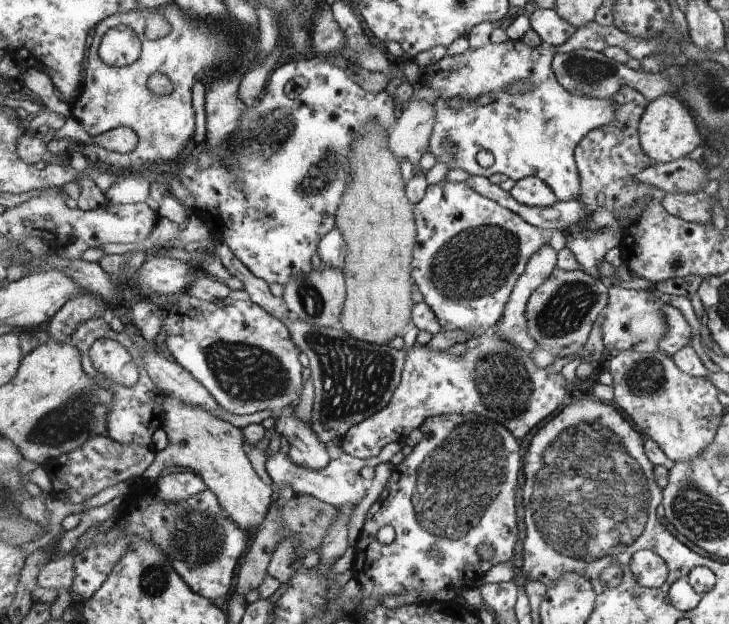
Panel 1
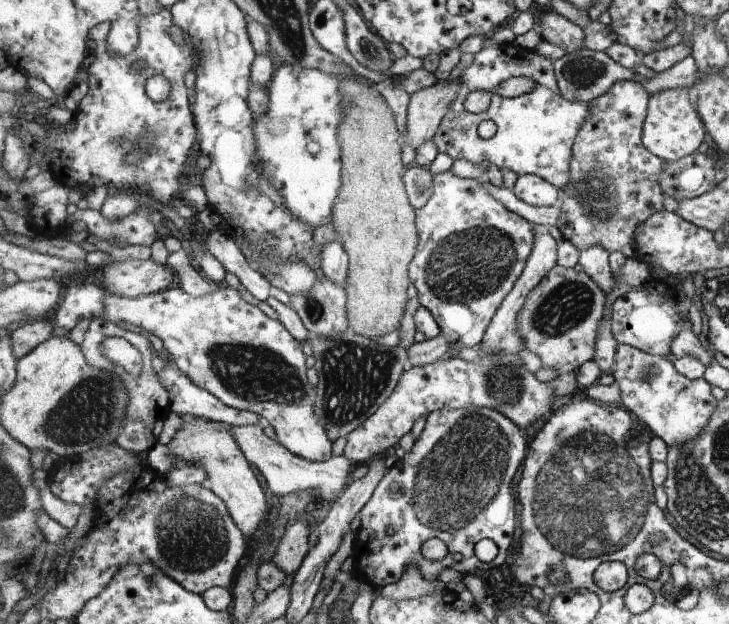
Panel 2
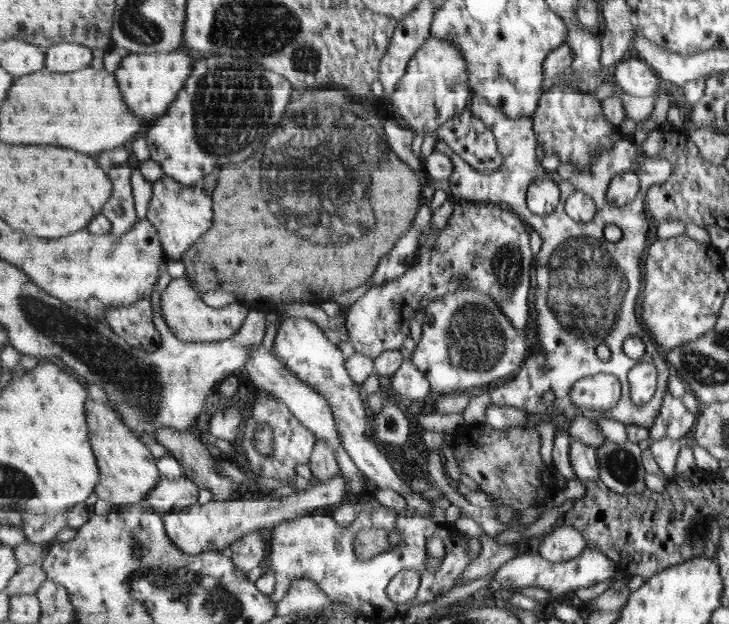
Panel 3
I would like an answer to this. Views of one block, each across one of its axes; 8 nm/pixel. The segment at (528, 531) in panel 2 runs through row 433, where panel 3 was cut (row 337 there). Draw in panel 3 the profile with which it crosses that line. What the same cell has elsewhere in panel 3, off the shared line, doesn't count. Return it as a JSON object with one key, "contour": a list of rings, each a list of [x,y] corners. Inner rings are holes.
{"contour":[[[473,95],[469,106],[473,113],[493,131],[499,150],[503,154],[503,165],[493,173],[481,173],[477,168],[467,163],[459,153],[449,147],[441,139],[435,142],[434,150],[441,151],[451,157],[455,163],[455,174],[447,185],[450,196],[459,198],[460,202],[477,202],[497,204],[502,208],[515,212],[531,229],[542,238],[542,248],[538,252],[536,300],[534,307],[537,312],[536,331],[538,341],[542,346],[541,356],[545,357],[547,366],[525,366],[523,372],[517,372],[511,380],[497,384],[496,388],[488,386],[478,391],[468,393],[458,392],[440,398],[432,404],[435,413],[461,413],[473,396],[489,392],[491,405],[509,405],[523,408],[531,415],[541,412],[558,416],[560,425],[568,426],[577,415],[592,415],[591,410],[581,409],[572,398],[572,391],[578,381],[585,376],[595,376],[598,373],[611,373],[623,380],[623,390],[630,392],[629,371],[639,363],[655,363],[658,372],[658,390],[655,397],[643,406],[643,424],[653,426],[661,408],[664,397],[668,394],[669,366],[665,364],[661,348],[651,348],[647,345],[644,354],[639,358],[629,358],[623,350],[625,340],[631,337],[650,338],[639,320],[637,300],[641,294],[641,260],[647,252],[647,234],[651,224],[645,214],[645,198],[655,184],[664,183],[671,178],[673,168],[671,161],[665,155],[660,158],[649,158],[641,145],[629,134],[619,133],[619,142],[613,150],[605,154],[597,152],[593,160],[591,175],[576,174],[559,183],[561,194],[559,206],[548,215],[535,214],[528,205],[528,190],[535,179],[541,178],[545,172],[539,161],[539,135],[534,129],[532,117],[513,119],[507,116],[501,108],[489,104],[481,95]],[[633,171],[639,175],[641,186],[637,198],[623,206],[613,205],[607,199],[609,184],[615,176]],[[585,192],[593,198],[597,207],[595,219],[582,223],[576,221],[566,212],[565,203],[569,195]],[[614,224],[620,227],[622,237],[617,242],[609,242],[605,238],[605,226]],[[605,344],[611,350],[611,361],[601,361],[597,356],[597,346]],[[547,392],[555,395],[555,400],[547,404],[543,396]]]}

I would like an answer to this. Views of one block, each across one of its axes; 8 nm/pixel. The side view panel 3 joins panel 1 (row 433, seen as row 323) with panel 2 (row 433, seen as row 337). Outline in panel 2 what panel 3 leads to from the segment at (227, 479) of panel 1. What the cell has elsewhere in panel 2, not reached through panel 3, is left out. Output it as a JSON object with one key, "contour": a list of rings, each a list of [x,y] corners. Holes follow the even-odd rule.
{"contour":[[[183,415],[183,418],[186,419],[183,430],[173,442],[166,444],[169,453],[175,454],[182,464],[201,465],[207,470],[208,487],[225,500],[237,526],[247,538],[251,538],[261,528],[269,503],[268,494],[265,494],[246,454],[239,448],[227,423],[195,418],[193,415]]]}

